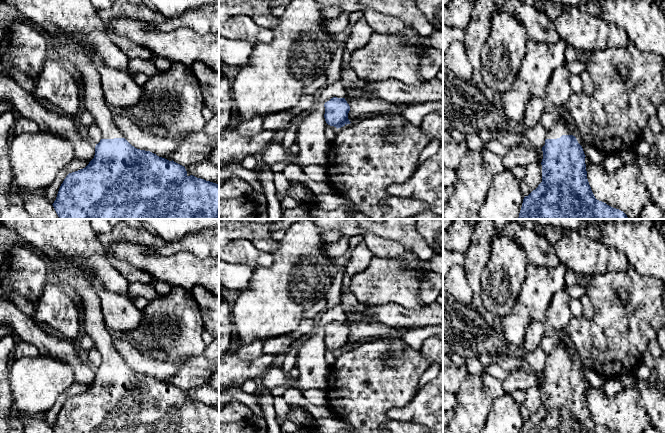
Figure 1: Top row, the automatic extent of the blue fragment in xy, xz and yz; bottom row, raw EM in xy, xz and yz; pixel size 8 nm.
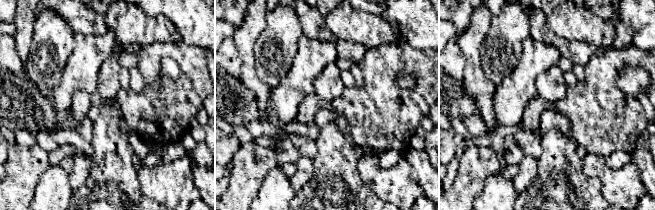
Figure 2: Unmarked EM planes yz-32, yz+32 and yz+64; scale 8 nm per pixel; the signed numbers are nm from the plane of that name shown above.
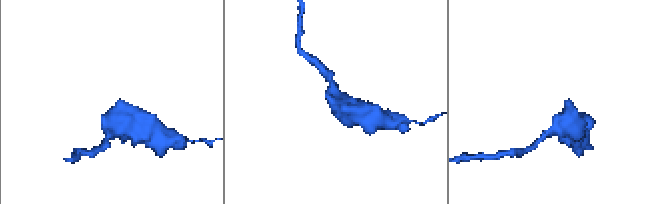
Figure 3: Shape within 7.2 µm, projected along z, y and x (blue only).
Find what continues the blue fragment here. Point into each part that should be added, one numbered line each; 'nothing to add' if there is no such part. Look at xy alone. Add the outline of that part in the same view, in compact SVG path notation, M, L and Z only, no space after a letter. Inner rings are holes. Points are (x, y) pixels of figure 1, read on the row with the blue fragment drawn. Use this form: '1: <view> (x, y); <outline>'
1: xy (65, 48); M45 33L51 56L68 64L76 73L81 86L81 99L84 106L95 118L95 125L101 132L101 139L124 138L123 133L113 121L108 103L101 87L100 75L94 68L90 57L73 36L59 36Z

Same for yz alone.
1: yz (559, 128); M563 112L558 115L559 119L546 131L546 139L557 139L562 135L571 135L568 129L570 118Z

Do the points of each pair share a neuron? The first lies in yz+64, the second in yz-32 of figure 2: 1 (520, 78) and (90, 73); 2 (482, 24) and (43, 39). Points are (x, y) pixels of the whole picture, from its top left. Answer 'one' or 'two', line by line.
1: one
2: two

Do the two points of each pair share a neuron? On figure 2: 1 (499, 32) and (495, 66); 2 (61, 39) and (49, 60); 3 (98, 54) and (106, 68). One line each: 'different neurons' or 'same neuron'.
1: same neuron
2: same neuron
3: different neurons

